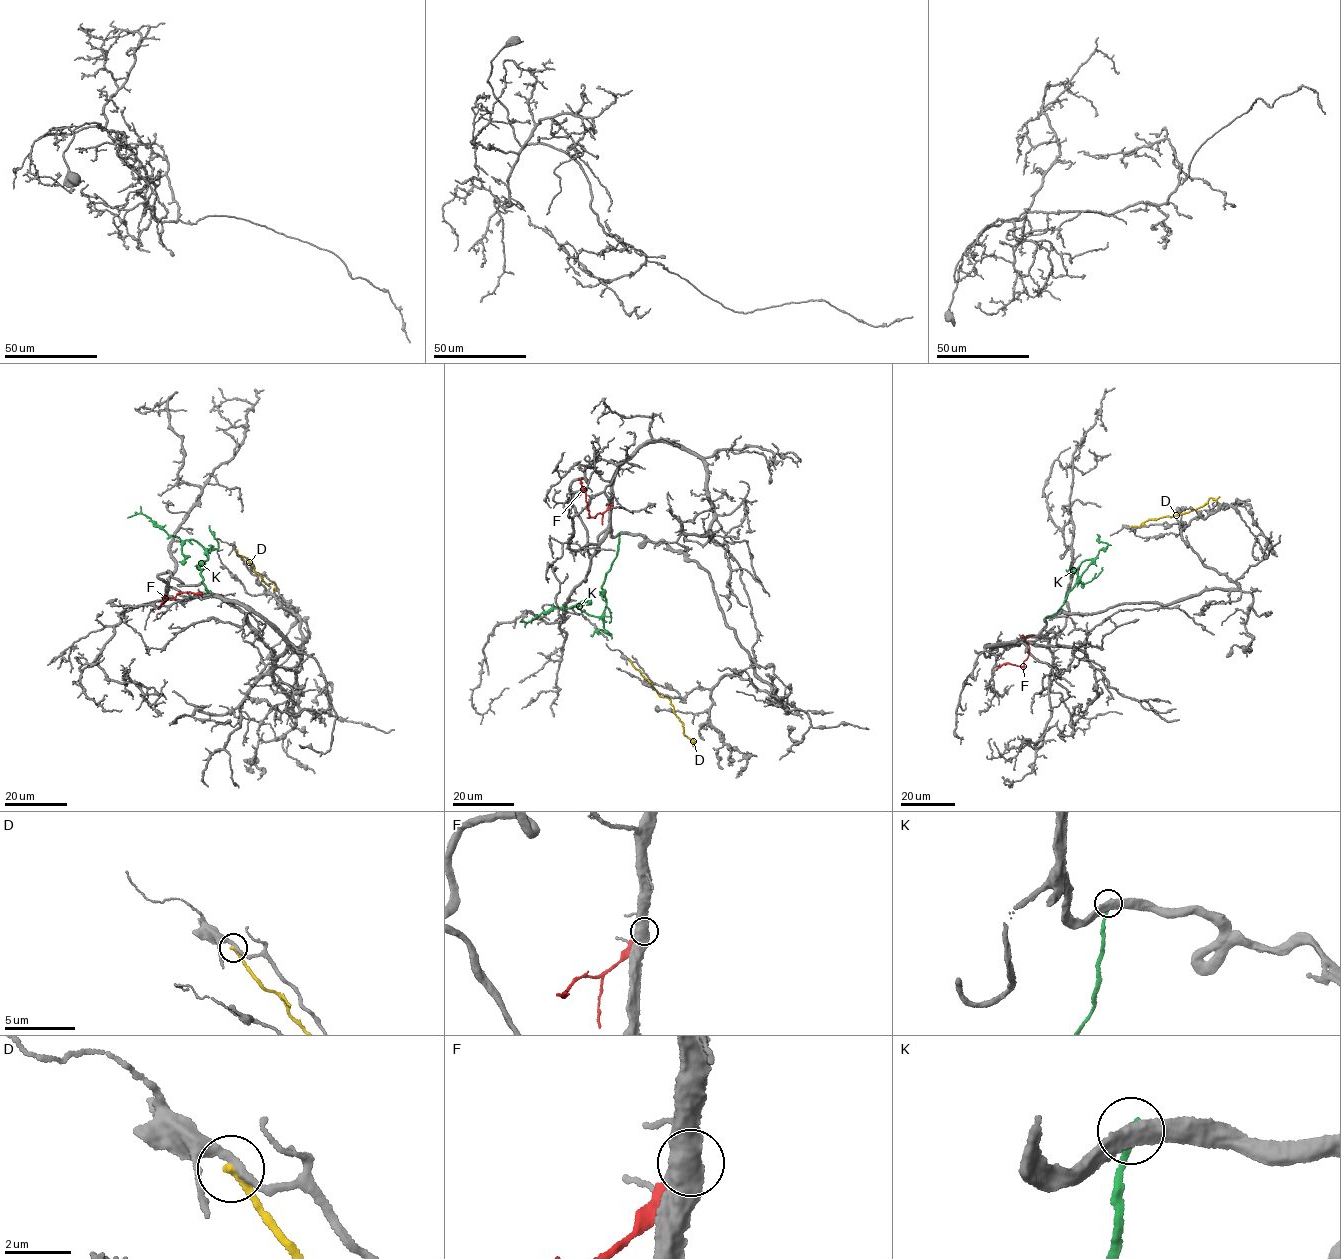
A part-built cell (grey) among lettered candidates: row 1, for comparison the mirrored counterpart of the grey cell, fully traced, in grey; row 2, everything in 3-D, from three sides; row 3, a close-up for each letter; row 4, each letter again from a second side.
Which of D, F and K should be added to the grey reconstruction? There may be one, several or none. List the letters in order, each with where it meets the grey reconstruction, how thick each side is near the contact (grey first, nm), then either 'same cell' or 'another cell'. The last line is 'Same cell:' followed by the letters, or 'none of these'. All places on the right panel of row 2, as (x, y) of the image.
D: contact (1131, 527); calibres 240 and 360 nm; another cell
F: contact (1021, 637); calibres 500 and 320 nm; another cell
K: contact (1044, 619); calibres 460 and 280 nm; another cell
Same cell: none of these

